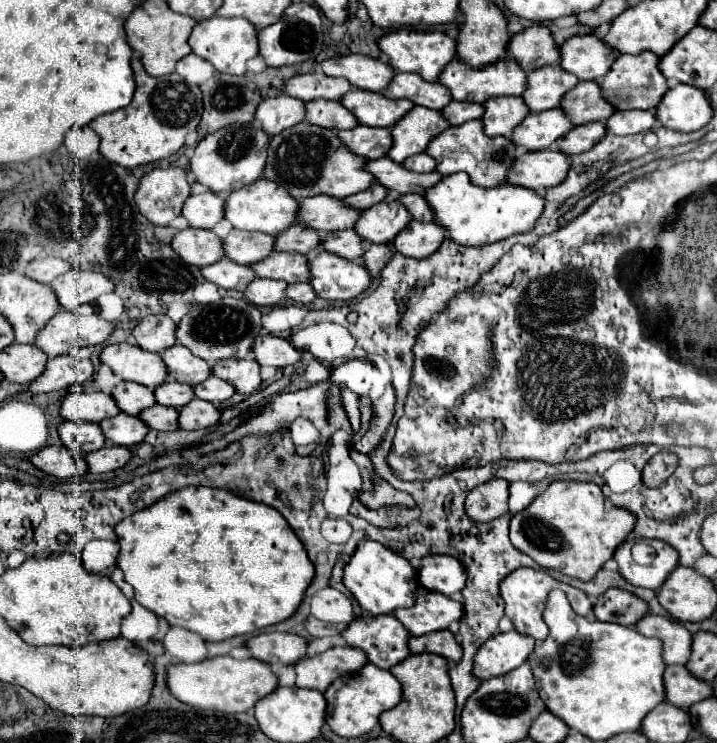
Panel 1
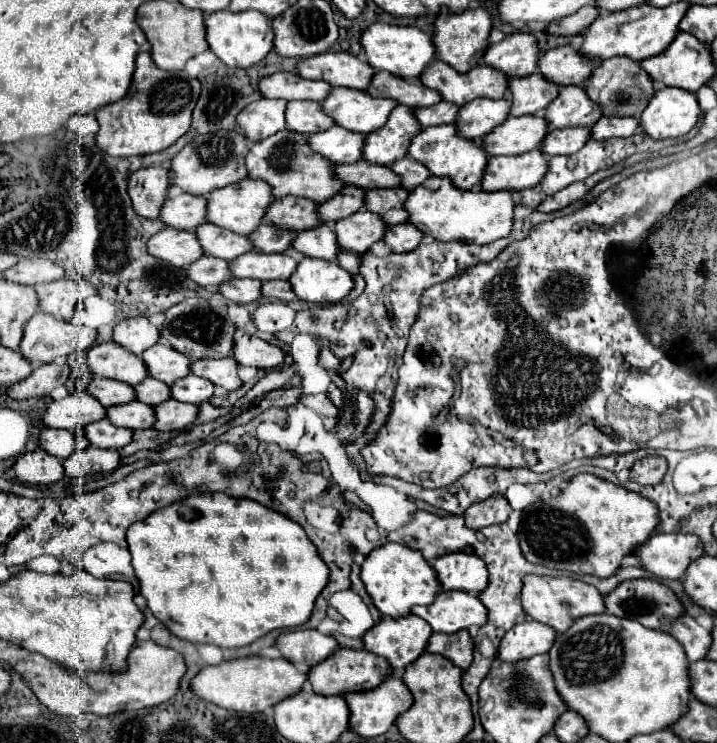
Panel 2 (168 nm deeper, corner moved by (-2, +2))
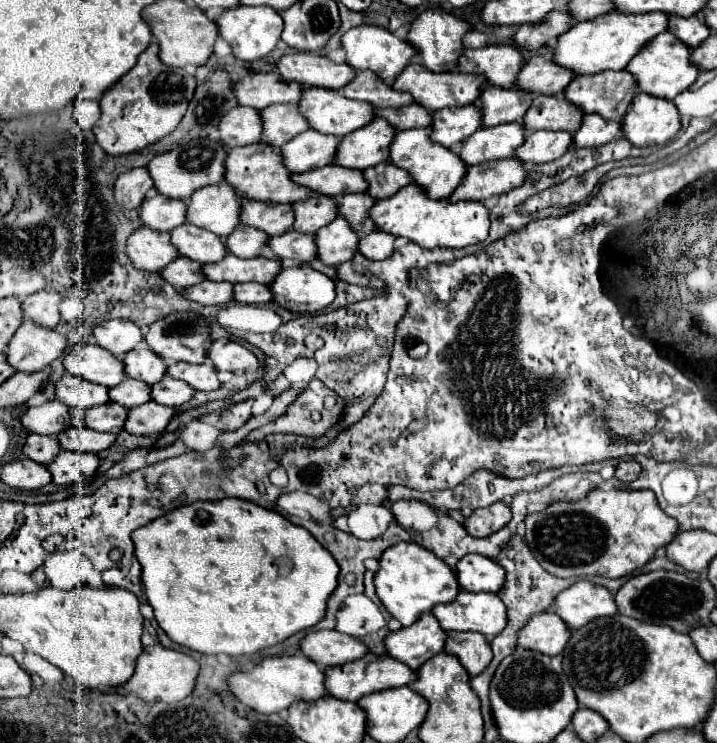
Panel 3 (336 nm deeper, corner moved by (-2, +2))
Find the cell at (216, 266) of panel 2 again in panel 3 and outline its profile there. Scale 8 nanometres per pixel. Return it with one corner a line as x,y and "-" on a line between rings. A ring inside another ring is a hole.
184,256
170,262
170,266
166,266
166,270
162,270
160,274
166,282
170,282
176,288
188,288
188,286
194,286
206,278
202,274
202,264
194,262
190,258
184,258

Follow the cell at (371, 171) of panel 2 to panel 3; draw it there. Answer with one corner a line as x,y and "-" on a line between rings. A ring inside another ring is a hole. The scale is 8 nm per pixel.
324,166
318,170
310,170
306,174
296,174
294,182
328,196
342,196
348,192
366,192
368,182
360,170
350,170
344,166

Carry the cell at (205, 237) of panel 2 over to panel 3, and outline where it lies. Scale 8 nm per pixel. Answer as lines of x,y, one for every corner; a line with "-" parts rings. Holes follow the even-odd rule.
190,222
174,228
170,232
170,236
182,256
186,256
190,260
198,260
202,264
220,262
228,252
222,238
218,238
216,234
212,234
204,228
198,228

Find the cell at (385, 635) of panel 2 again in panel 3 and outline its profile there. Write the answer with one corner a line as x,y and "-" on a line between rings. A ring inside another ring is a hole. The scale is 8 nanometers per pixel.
426,612
412,626
390,632
384,638
384,646
392,658
404,662
412,670
418,670
428,658
442,652
444,640
446,632
438,626
436,618

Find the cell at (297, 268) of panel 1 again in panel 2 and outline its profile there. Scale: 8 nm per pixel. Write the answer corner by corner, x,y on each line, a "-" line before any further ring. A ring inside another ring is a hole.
250,252
242,254
242,258
236,258
230,264
230,272
234,278
256,278
256,280
288,280
298,262
290,258
288,254
262,254
262,252

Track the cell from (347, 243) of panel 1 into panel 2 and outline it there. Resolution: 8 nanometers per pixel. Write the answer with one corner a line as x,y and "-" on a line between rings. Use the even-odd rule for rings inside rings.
328,224
298,232
292,240
292,248
308,258
322,258
322,260
334,260
340,254
334,230

